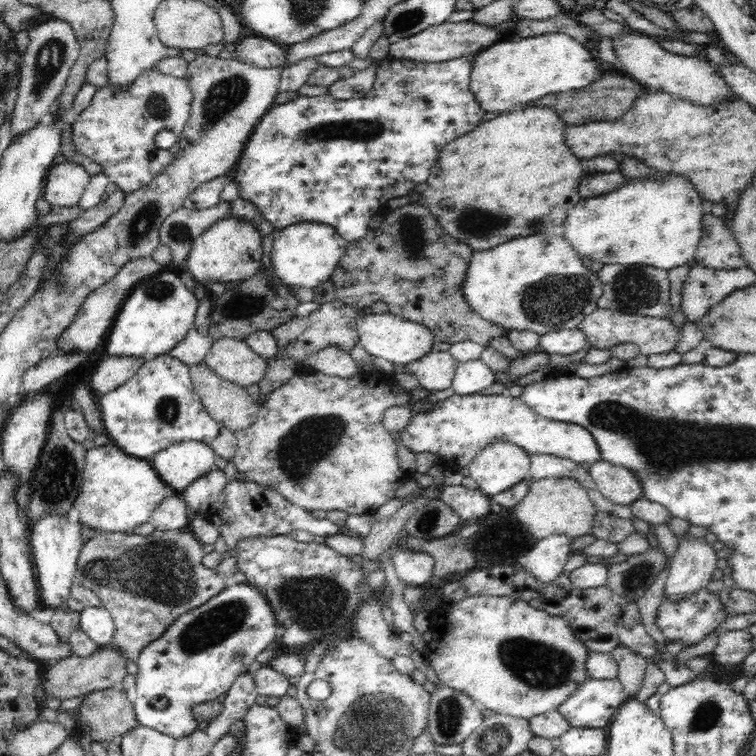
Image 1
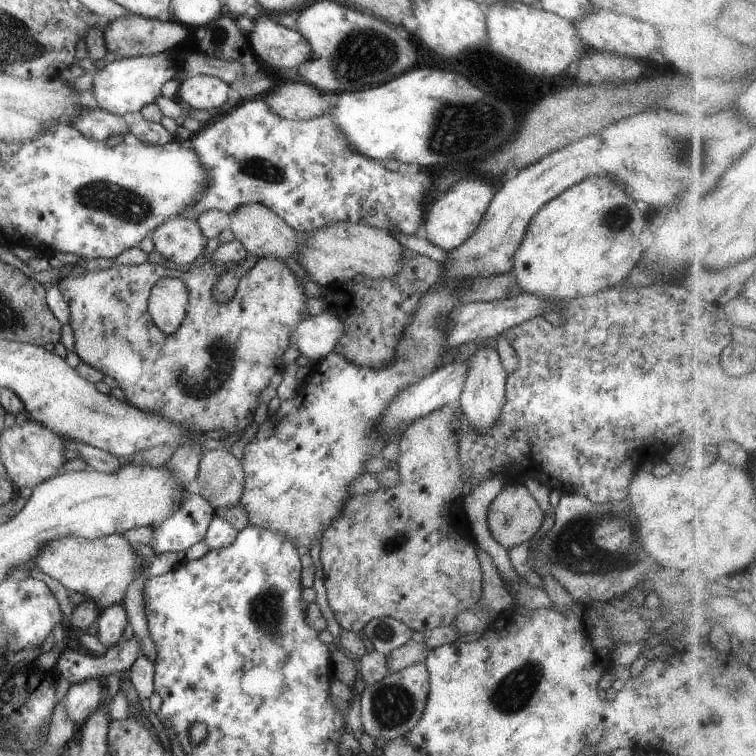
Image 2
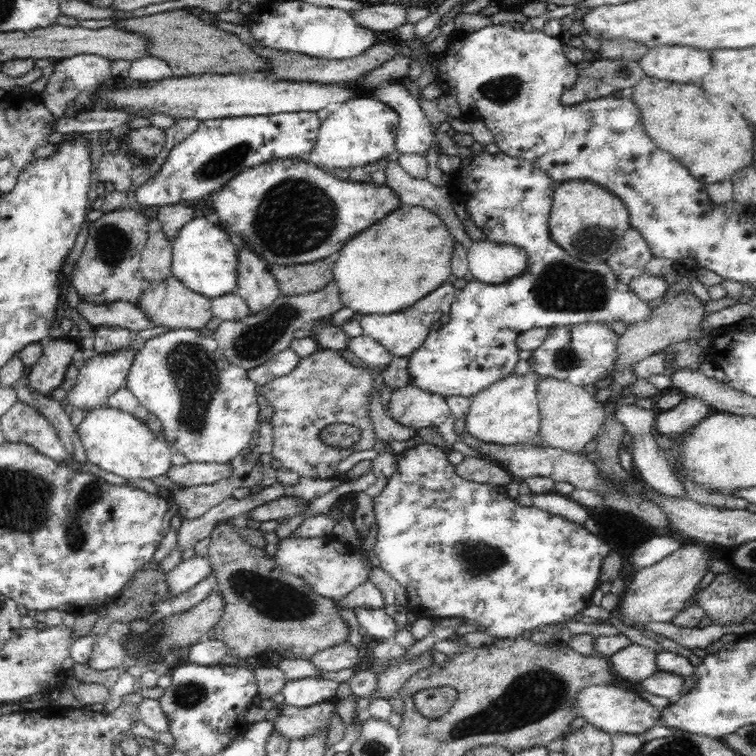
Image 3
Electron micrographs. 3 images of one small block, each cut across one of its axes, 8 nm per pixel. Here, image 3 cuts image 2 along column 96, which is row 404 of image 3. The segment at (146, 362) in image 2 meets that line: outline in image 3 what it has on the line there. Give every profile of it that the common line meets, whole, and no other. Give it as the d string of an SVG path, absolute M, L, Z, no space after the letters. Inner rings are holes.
M320 348L314 354L301 358L293 371L262 385L261 393L274 407L273 449L271 455L280 460L284 469L304 478L331 479L338 464L358 450L372 450L378 441L370 419L370 396L374 390L374 376L382 374L387 366L358 368L346 362L339 352ZM331 424L358 427L360 440L350 447L326 445L318 436Z

